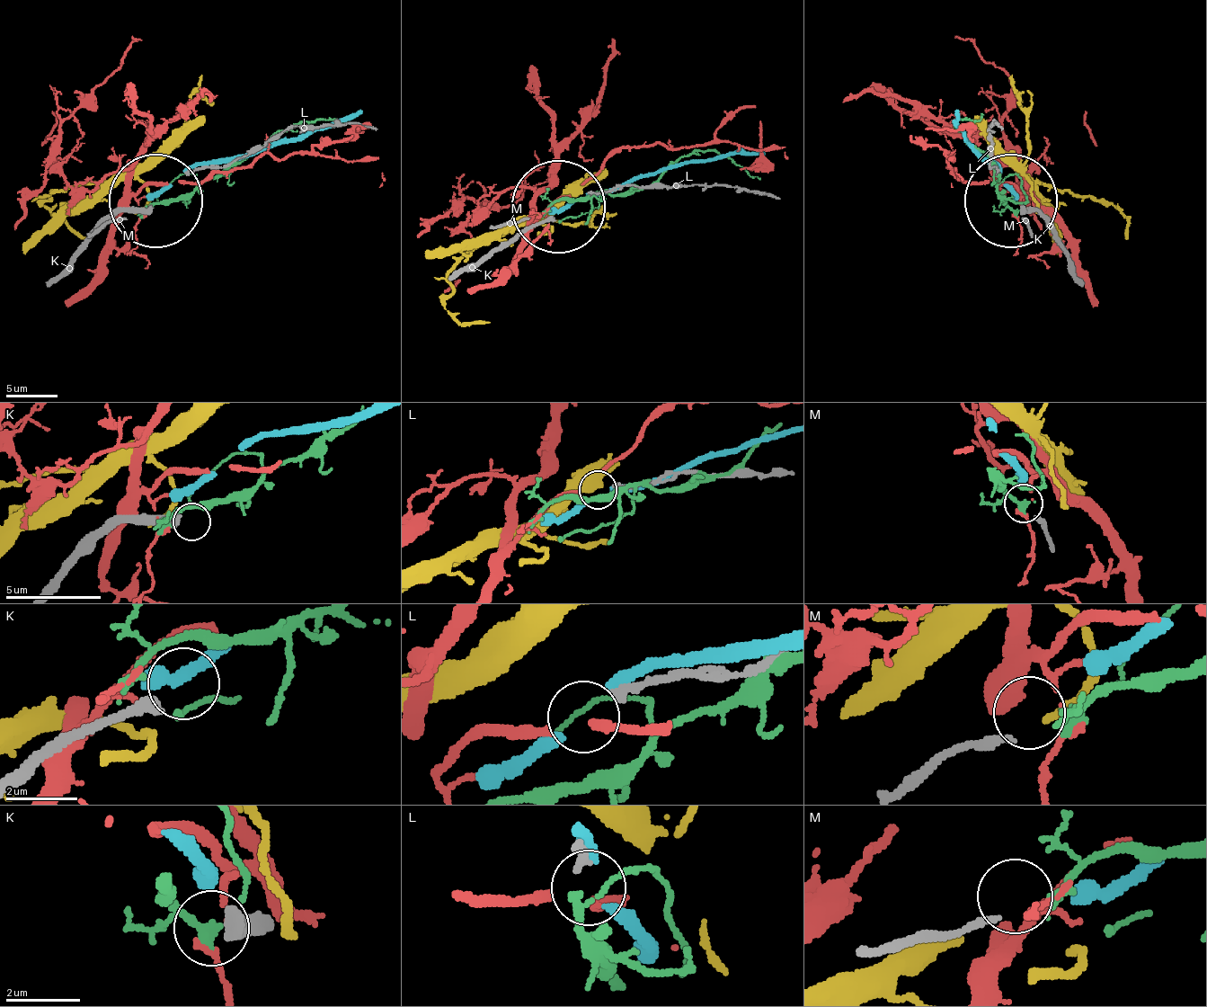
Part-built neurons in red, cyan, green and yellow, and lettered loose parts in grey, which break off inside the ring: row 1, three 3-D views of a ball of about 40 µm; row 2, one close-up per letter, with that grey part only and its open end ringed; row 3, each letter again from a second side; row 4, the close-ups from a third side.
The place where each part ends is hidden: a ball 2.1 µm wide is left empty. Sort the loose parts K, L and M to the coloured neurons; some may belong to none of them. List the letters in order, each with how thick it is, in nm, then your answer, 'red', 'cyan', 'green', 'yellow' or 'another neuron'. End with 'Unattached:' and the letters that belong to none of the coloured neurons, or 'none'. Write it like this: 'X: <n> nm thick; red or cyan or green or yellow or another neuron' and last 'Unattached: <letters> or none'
K: 440 nm thick; another neuron
L: 240 nm thick; another neuron
M: 200 nm thick; another neuron
Unattached: K, L, M

